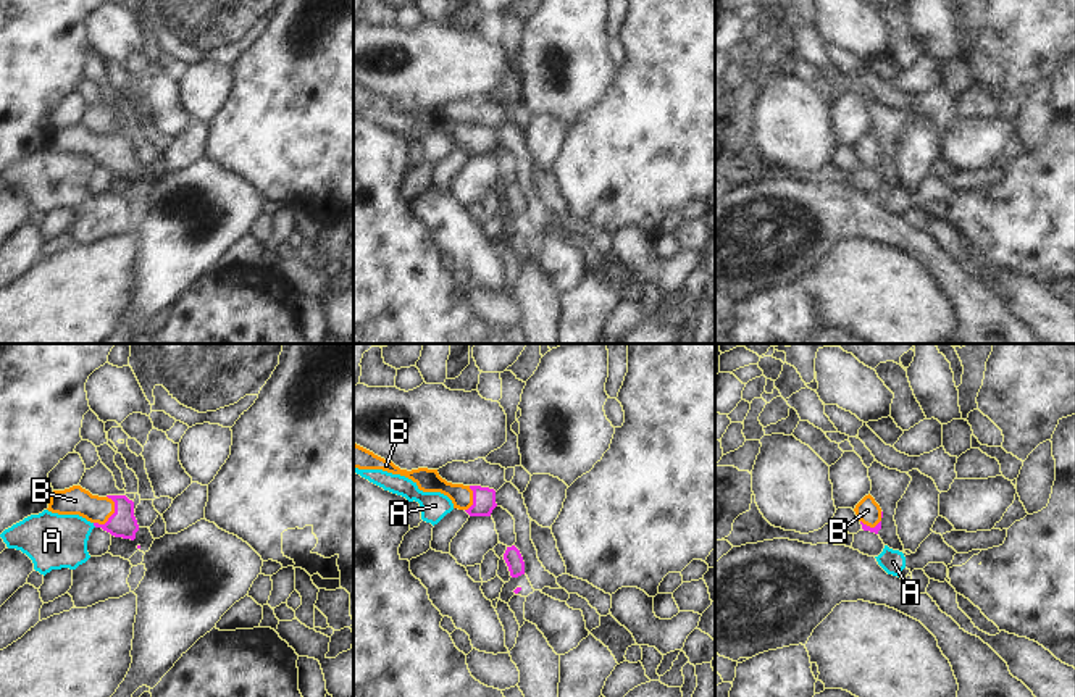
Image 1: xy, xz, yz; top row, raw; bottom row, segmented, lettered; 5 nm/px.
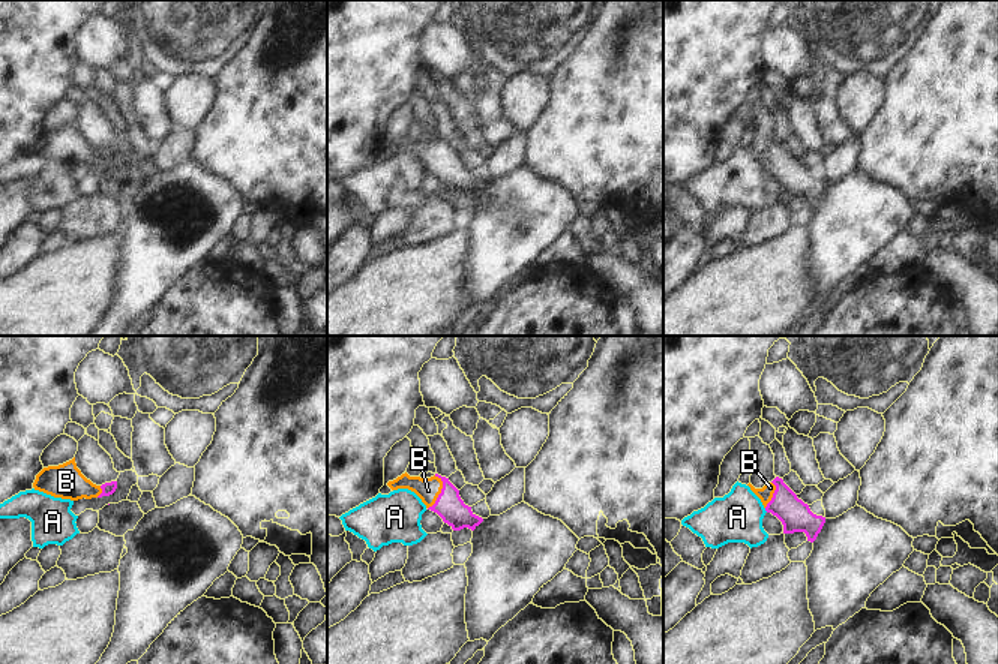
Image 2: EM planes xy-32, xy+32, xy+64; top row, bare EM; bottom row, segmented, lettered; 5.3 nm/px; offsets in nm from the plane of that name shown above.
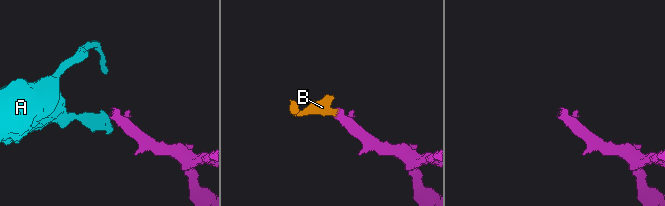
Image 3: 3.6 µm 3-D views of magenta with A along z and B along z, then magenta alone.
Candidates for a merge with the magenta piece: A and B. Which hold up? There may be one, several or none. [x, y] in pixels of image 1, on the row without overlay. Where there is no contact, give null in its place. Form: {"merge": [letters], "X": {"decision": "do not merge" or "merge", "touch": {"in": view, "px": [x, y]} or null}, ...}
{"merge": ["B"], "A": {"decision": "do not merge", "touch": {"in": "xy", "px": [94, 163]}}, "B": {"decision": "merge", "touch": {"in": "xy", "px": [112, 154]}}}

